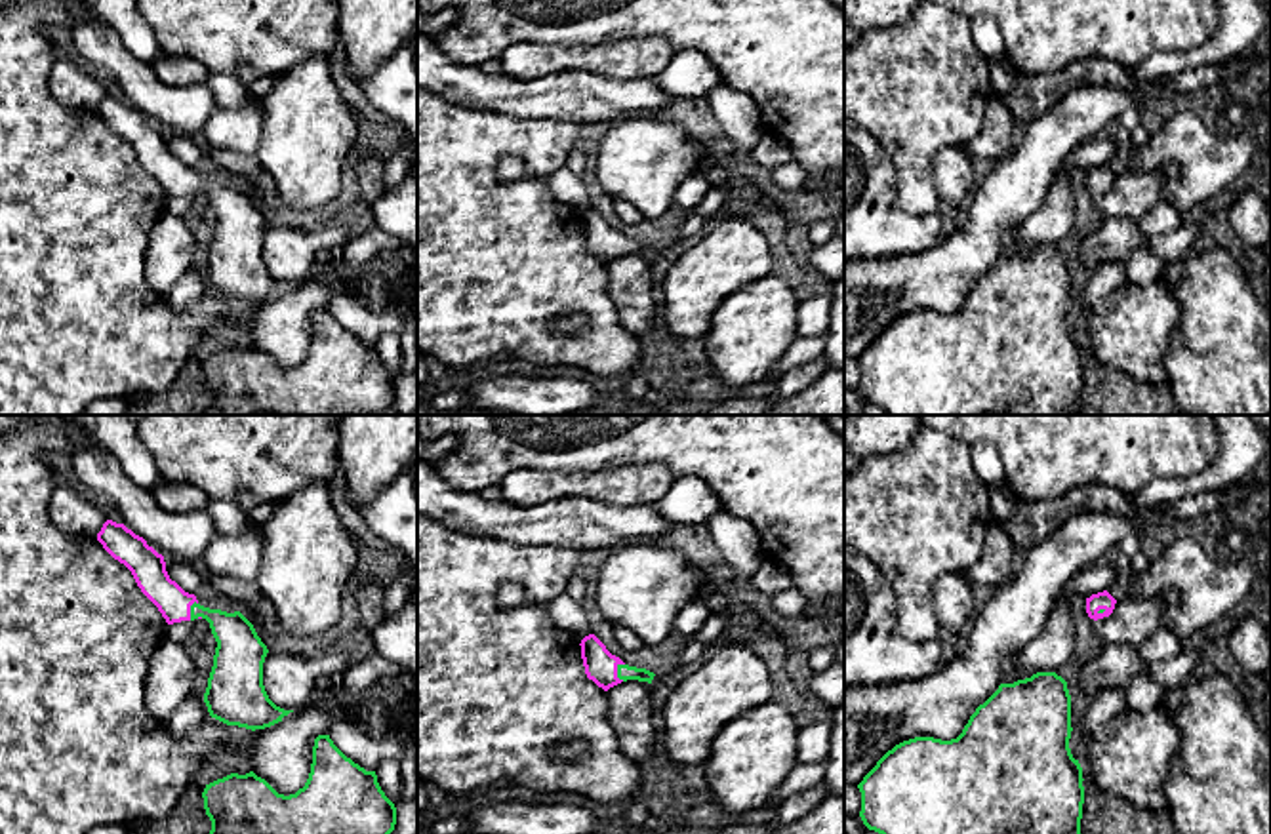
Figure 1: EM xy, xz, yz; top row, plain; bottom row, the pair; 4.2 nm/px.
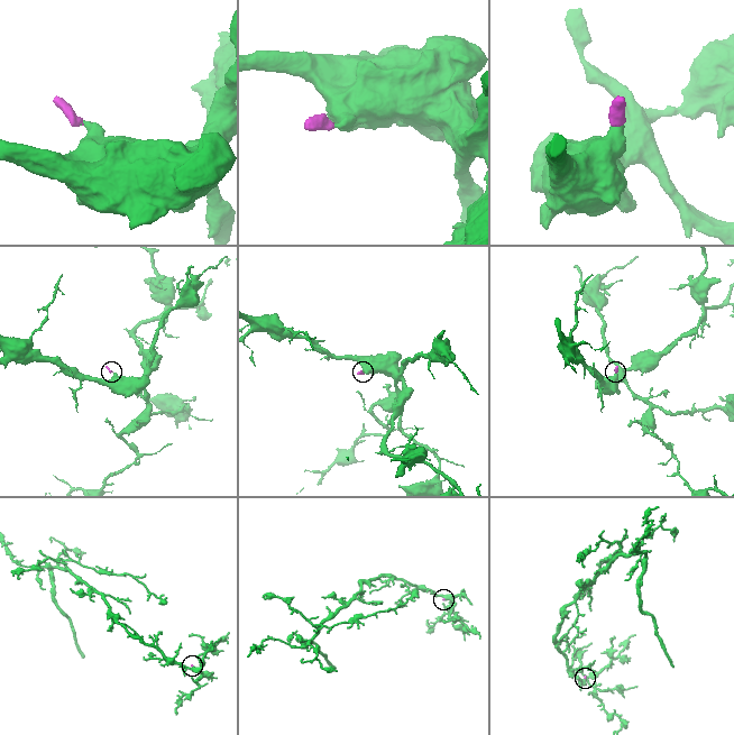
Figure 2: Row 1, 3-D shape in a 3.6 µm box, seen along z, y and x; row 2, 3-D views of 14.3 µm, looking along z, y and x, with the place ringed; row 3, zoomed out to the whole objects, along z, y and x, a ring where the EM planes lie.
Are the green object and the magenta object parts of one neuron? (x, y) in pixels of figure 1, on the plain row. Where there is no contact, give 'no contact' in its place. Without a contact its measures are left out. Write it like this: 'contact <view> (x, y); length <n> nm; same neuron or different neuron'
contact xz (618, 246); length 80 nm; same neuron

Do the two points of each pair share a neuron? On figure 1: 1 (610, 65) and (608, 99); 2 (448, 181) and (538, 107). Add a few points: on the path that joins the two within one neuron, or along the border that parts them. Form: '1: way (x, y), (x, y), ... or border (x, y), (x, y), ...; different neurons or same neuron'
1: border (566, 69), (585, 69), (608, 77), (654, 77); different neurons
2: border (481, 107), (523, 119), (564, 119), (568, 122); different neurons

